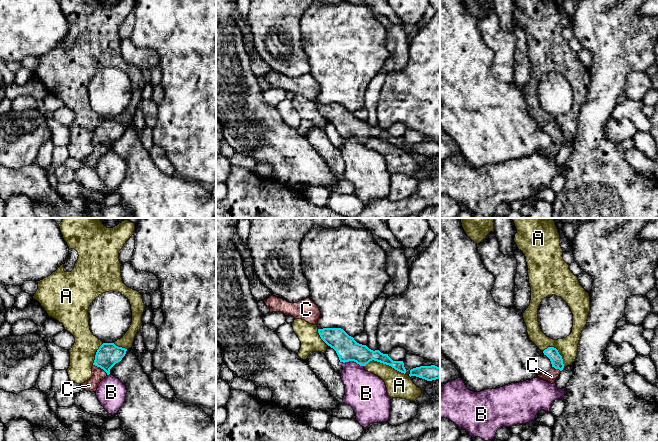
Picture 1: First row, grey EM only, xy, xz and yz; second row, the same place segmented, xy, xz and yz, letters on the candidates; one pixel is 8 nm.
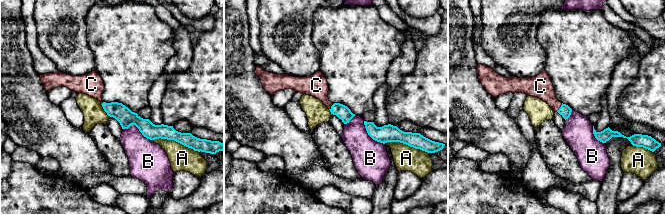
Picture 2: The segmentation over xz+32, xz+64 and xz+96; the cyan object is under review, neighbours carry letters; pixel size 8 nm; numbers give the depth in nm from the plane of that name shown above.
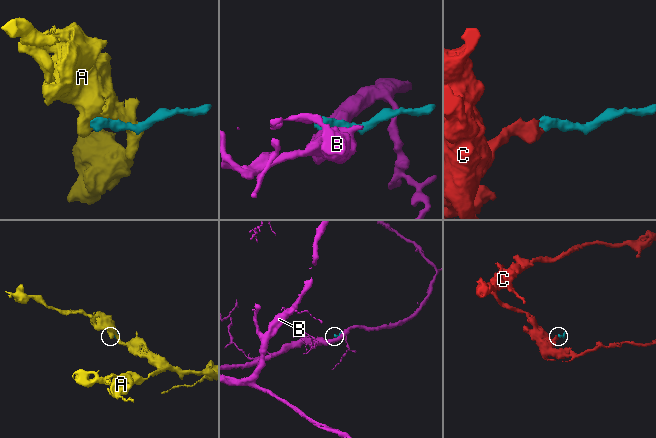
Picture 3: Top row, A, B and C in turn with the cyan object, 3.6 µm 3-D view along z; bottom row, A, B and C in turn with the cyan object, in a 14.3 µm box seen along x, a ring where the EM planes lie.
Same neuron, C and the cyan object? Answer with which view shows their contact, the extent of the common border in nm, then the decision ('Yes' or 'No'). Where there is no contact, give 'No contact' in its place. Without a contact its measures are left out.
Touches cyan in xy. Shared border 150 nm. Yes

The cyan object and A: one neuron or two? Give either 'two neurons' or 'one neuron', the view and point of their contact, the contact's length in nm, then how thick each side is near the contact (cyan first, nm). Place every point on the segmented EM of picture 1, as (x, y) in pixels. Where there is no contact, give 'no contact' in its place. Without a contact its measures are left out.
two neurons; meets cyan in xz at (384, 363); contact 340 nm long; 160 nm thick on the cyan side, 200 nm on the other

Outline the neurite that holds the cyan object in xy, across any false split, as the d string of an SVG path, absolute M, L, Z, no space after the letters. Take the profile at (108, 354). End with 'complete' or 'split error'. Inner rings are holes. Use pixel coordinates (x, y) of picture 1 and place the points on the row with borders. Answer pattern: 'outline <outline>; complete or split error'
outline M103 343L96 352L92 377L82 383L85 391L96 392L100 382L110 374L110 369L125 356L127 349L114 343Z; split error

